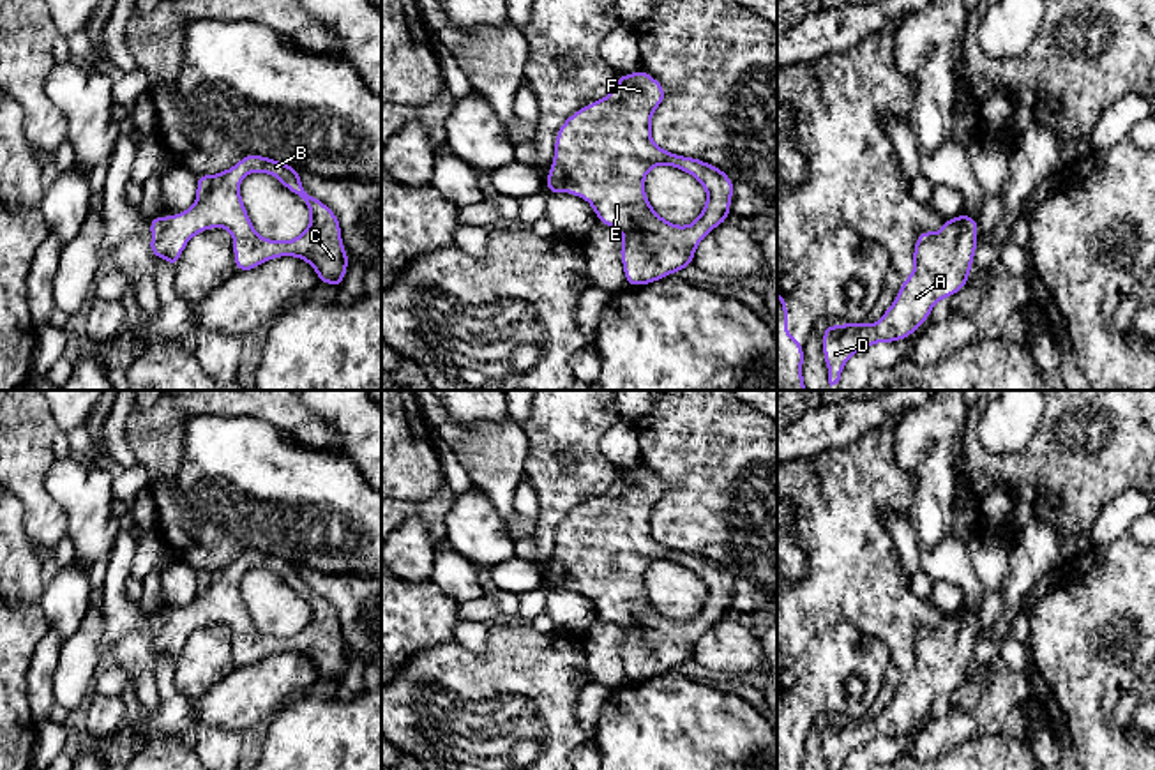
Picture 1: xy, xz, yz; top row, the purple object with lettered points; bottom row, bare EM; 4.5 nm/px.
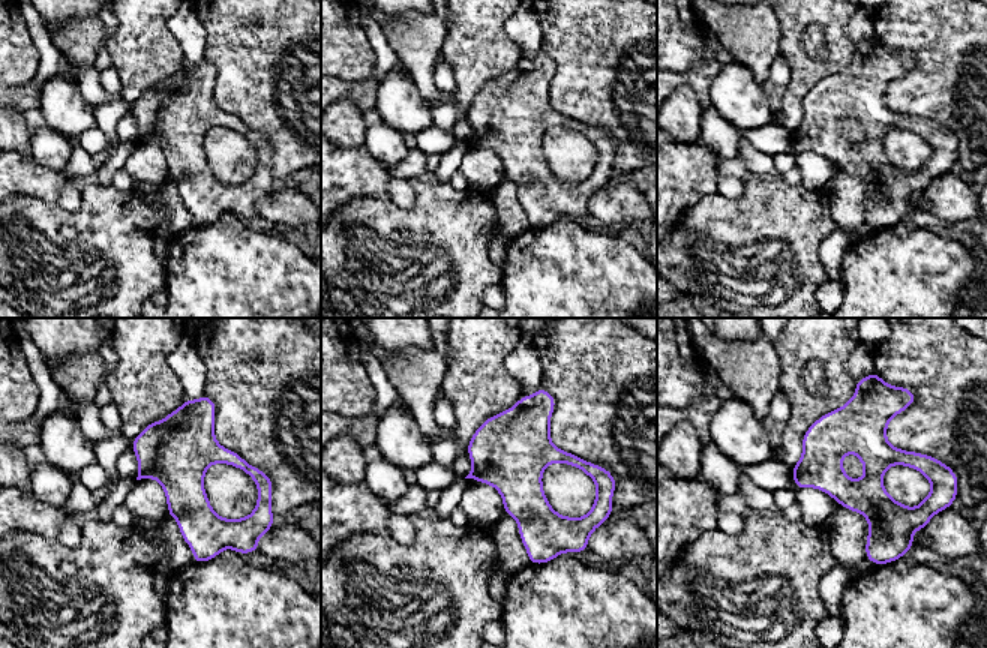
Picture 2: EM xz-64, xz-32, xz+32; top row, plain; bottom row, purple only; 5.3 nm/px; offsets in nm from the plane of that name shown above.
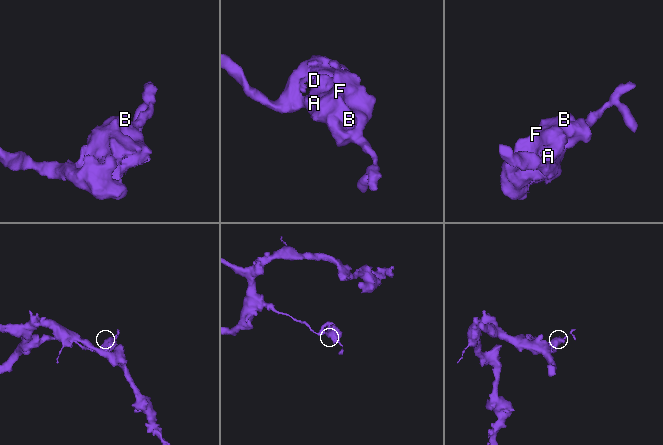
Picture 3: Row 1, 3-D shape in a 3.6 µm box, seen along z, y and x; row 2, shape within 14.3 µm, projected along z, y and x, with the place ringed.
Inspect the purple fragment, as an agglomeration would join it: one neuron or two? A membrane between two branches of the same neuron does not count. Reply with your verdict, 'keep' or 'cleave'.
keep

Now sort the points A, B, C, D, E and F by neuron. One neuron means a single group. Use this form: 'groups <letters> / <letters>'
groups A B C D E F

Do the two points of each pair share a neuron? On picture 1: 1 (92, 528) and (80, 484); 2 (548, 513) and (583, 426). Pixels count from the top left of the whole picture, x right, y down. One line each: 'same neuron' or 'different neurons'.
1: same neuron
2: same neuron

